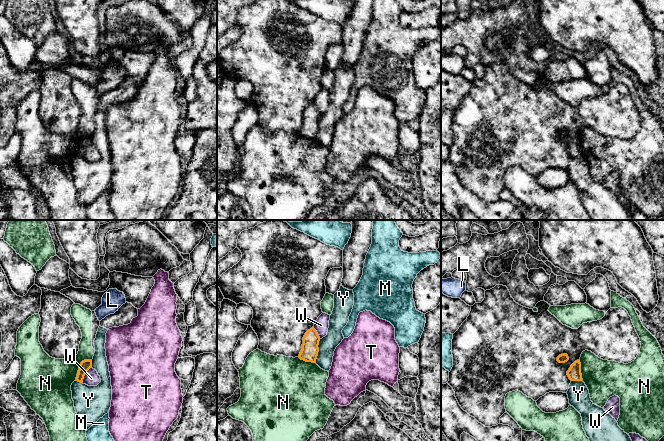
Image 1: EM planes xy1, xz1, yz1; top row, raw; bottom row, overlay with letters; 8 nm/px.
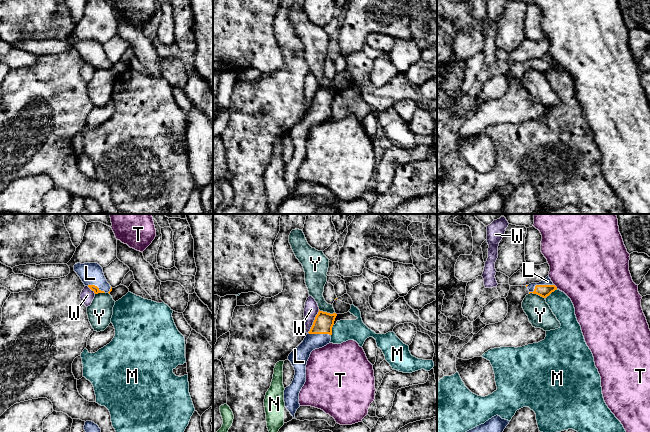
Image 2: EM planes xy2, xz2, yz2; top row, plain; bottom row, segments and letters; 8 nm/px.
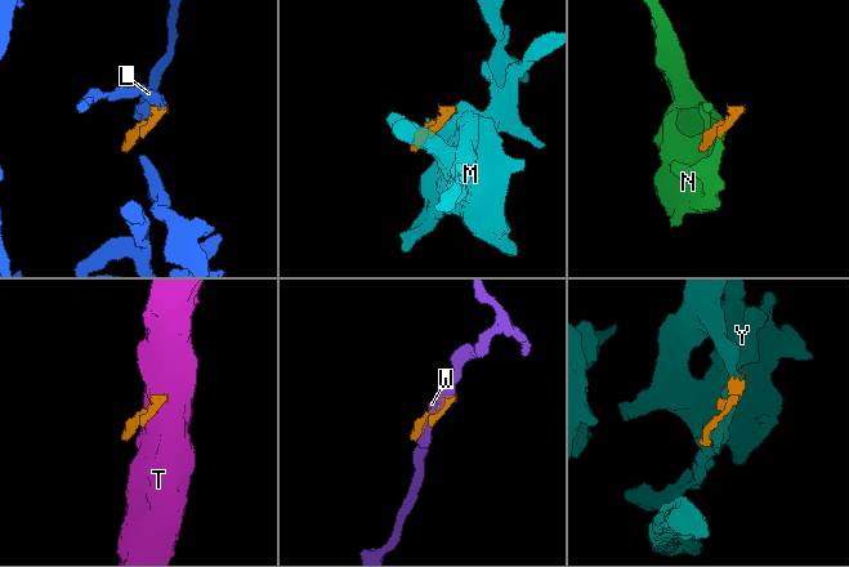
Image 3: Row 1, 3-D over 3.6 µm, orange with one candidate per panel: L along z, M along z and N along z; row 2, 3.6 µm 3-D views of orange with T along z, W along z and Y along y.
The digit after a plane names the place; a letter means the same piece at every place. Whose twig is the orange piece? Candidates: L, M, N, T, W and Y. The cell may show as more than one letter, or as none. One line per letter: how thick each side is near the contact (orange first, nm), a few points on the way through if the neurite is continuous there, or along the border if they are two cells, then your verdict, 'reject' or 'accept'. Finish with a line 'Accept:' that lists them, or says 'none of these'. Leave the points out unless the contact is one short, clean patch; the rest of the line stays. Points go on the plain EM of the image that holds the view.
L: calibres 100 and 60 nm; accept
M: calibres 160 and 170 nm; reject
N: calibres 90 and 320 nm; reject
T: calibres 100 and 480 nm; border yz2 (554, 60), (557, 64); reject
W: calibres 160 and 120 nm; reject
Y: calibres 140 and 140 nm; reject
Accept: L

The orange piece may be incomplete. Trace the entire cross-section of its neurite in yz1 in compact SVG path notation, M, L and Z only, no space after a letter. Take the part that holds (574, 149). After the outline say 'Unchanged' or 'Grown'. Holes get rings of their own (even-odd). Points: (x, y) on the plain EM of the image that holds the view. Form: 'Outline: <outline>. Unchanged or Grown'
Outline: M580 136L575 137L569 146L567 147L567 151L571 157L582 157L581 150L581 139Z. Unchanged

